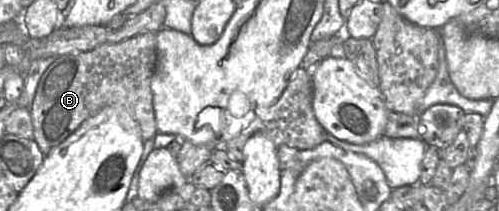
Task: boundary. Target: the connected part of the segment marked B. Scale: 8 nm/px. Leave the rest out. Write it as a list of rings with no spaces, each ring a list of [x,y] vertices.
[[[148,32],[119,42],[104,43],[89,51],[59,56],[43,73],[29,107],[34,141],[46,156],[88,118],[110,106],[125,107],[136,120],[142,139],[154,138],[157,125],[151,80],[157,51],[157,32]]]

